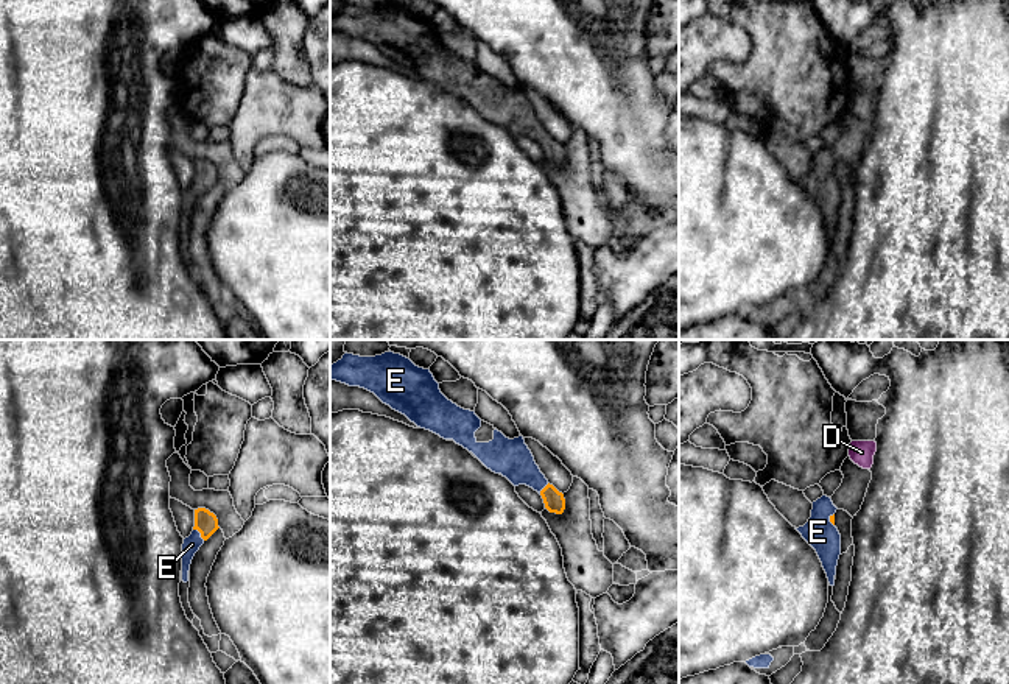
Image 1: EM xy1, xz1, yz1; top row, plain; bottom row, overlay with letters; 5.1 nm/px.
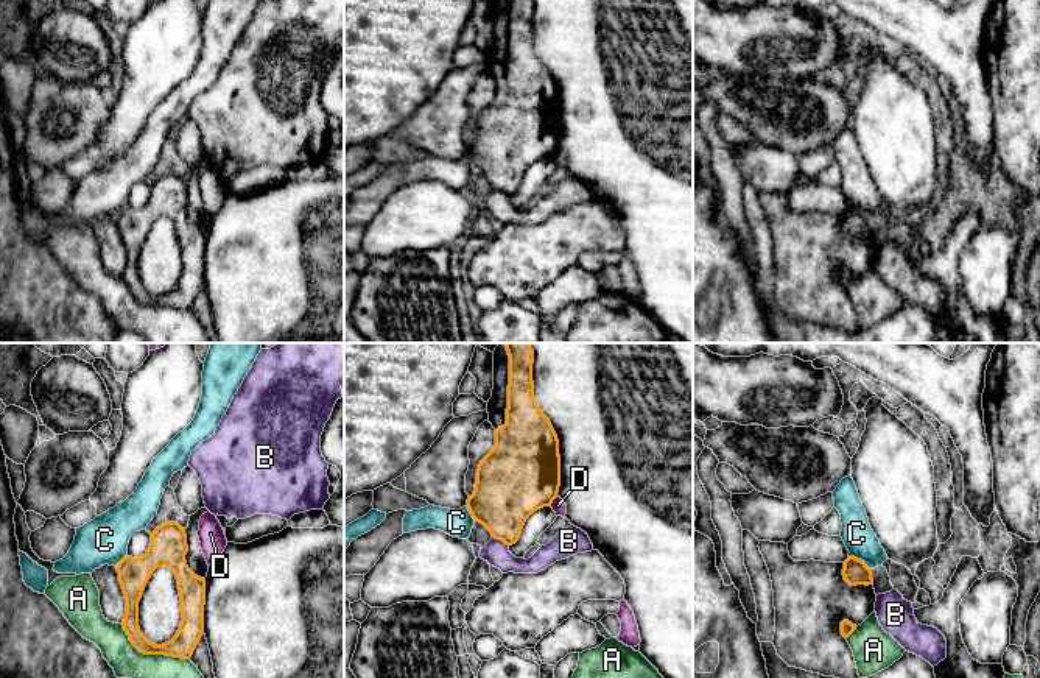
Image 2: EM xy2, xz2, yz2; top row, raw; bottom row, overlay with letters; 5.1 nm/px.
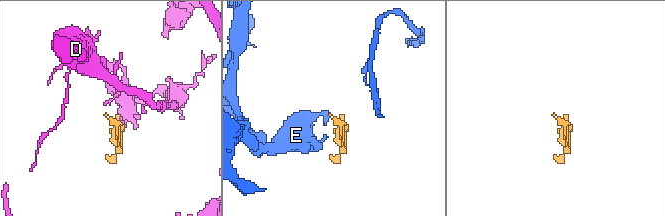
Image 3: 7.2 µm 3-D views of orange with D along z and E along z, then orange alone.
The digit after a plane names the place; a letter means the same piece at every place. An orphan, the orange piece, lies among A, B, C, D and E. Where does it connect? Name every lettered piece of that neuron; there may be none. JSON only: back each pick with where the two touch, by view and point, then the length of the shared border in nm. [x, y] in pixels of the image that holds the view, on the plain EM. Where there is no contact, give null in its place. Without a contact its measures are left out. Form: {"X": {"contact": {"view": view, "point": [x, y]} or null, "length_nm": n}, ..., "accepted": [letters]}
{"E": {"contact": {"view": "xy1", "point": [200, 183]}, "length_nm": 90}, "accepted": ["E"]}

